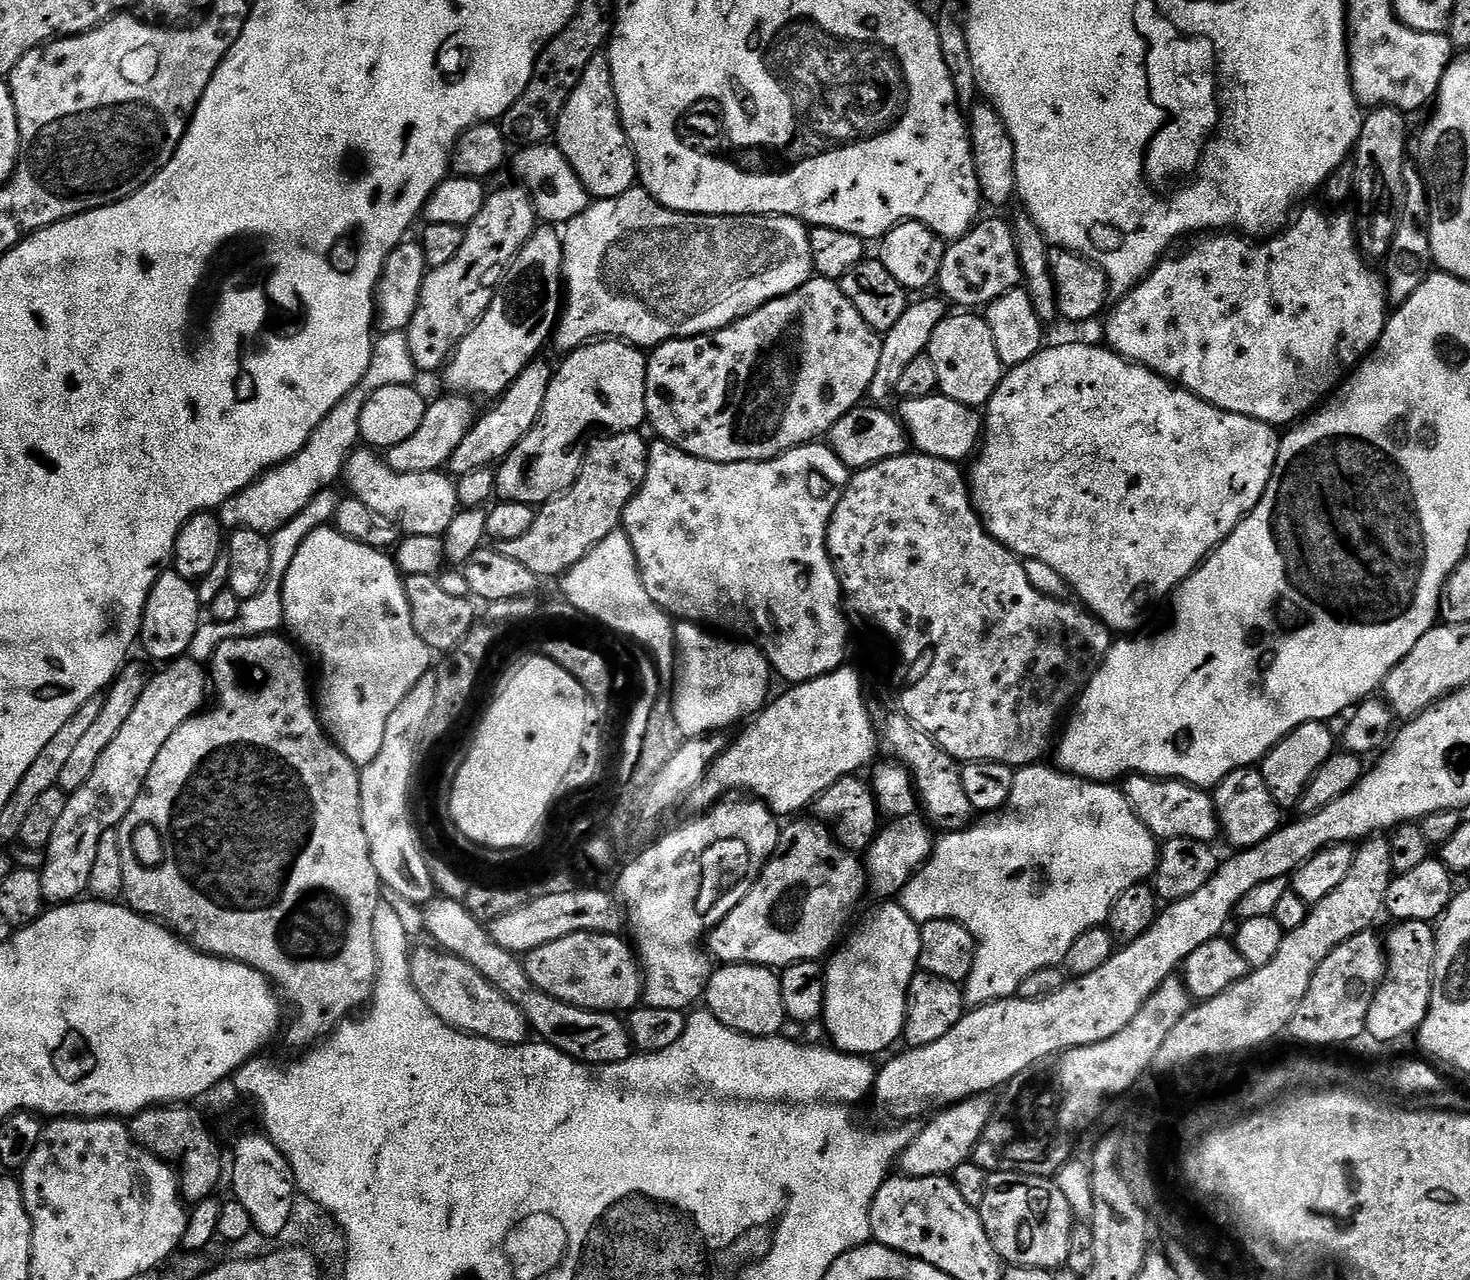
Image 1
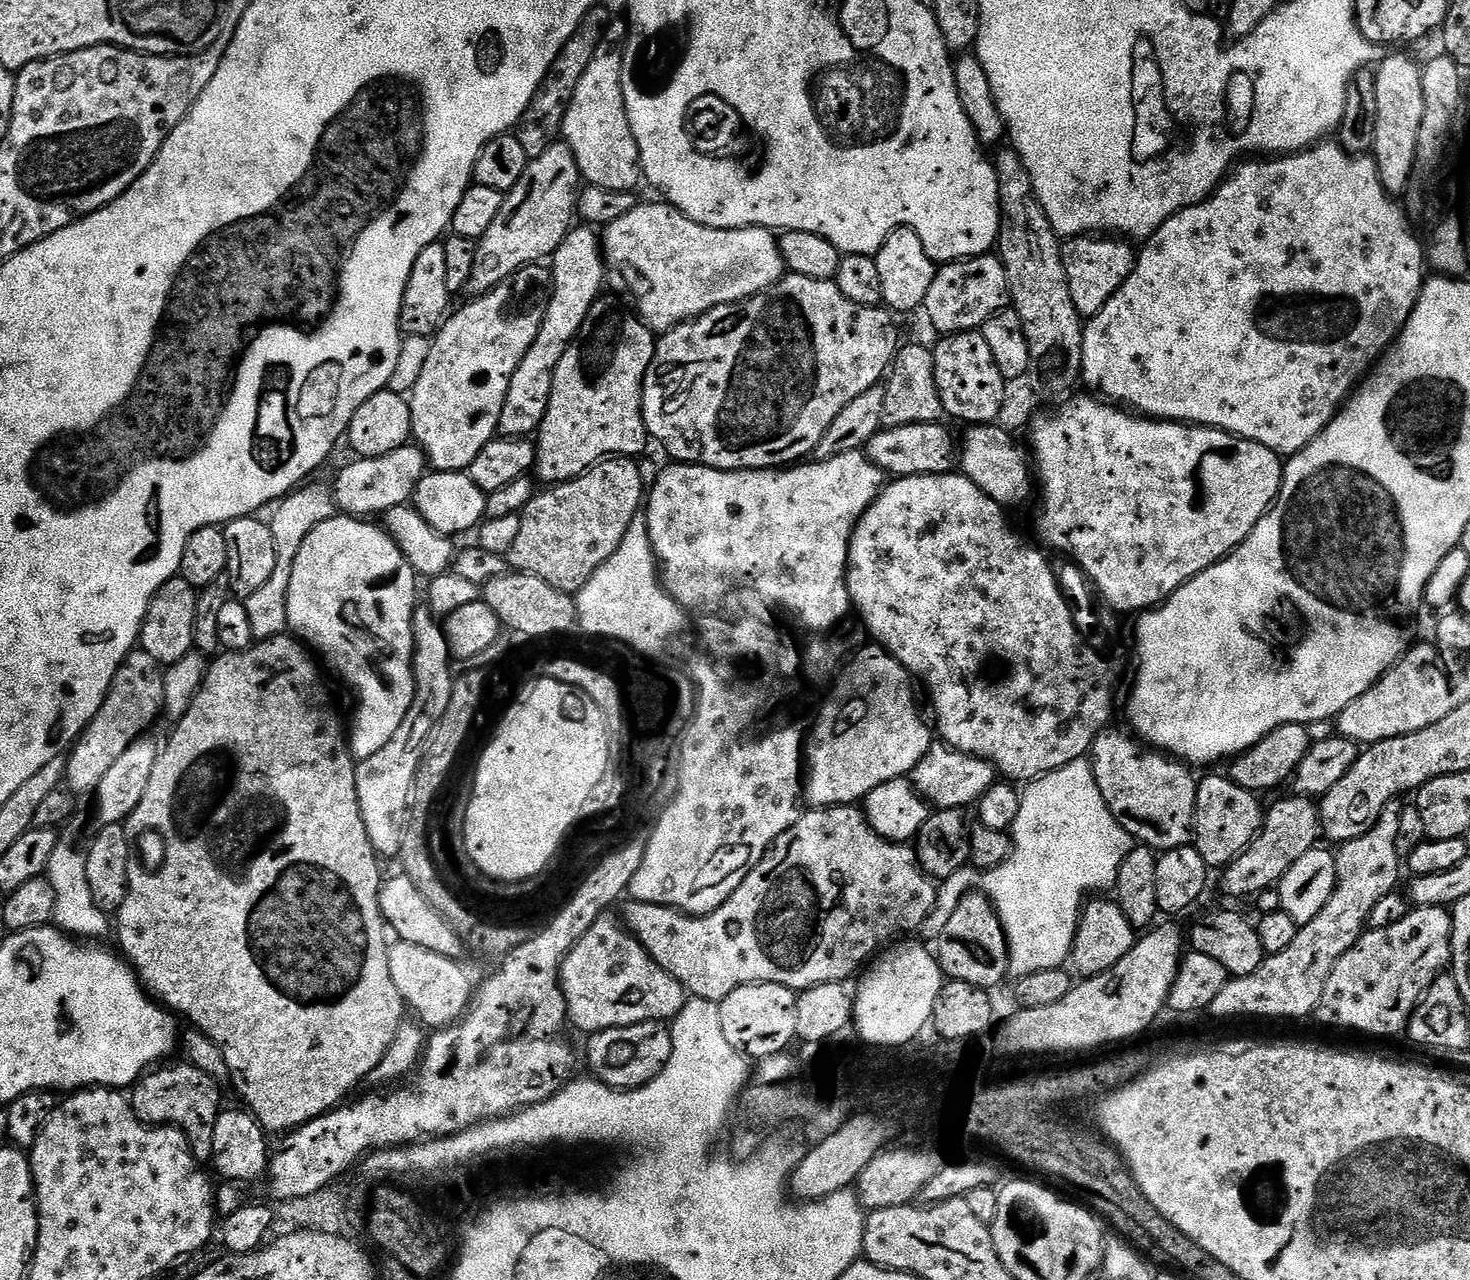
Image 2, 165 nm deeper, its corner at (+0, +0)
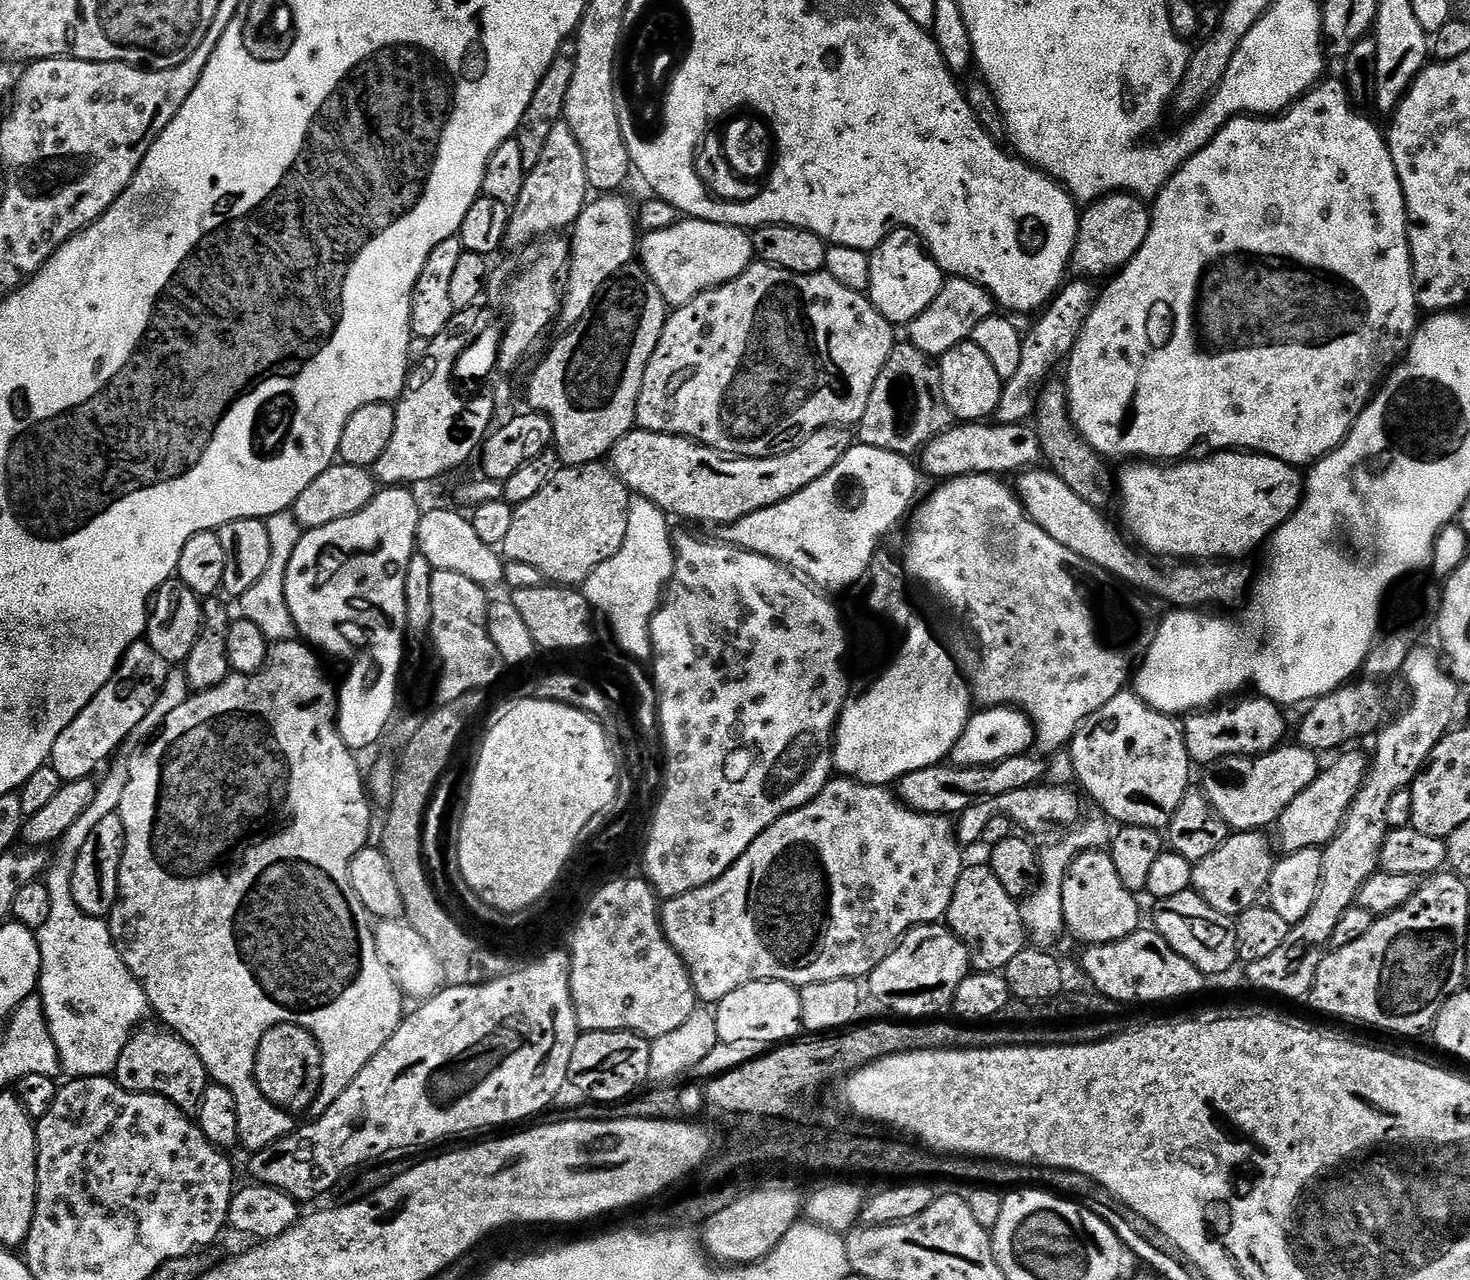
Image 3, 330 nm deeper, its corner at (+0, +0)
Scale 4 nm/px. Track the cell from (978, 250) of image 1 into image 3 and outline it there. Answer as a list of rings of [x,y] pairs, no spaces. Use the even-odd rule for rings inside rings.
[[[961,276],[945,279],[942,290],[938,290],[938,298],[934,298],[934,302],[930,302],[930,306],[926,306],[926,310],[922,310],[918,318],[907,324],[907,343],[922,350],[922,354],[939,358],[942,354],[946,354],[946,350],[958,346],[964,340],[971,340],[978,322],[993,316],[997,308],[998,305],[992,295],[982,286]]]

